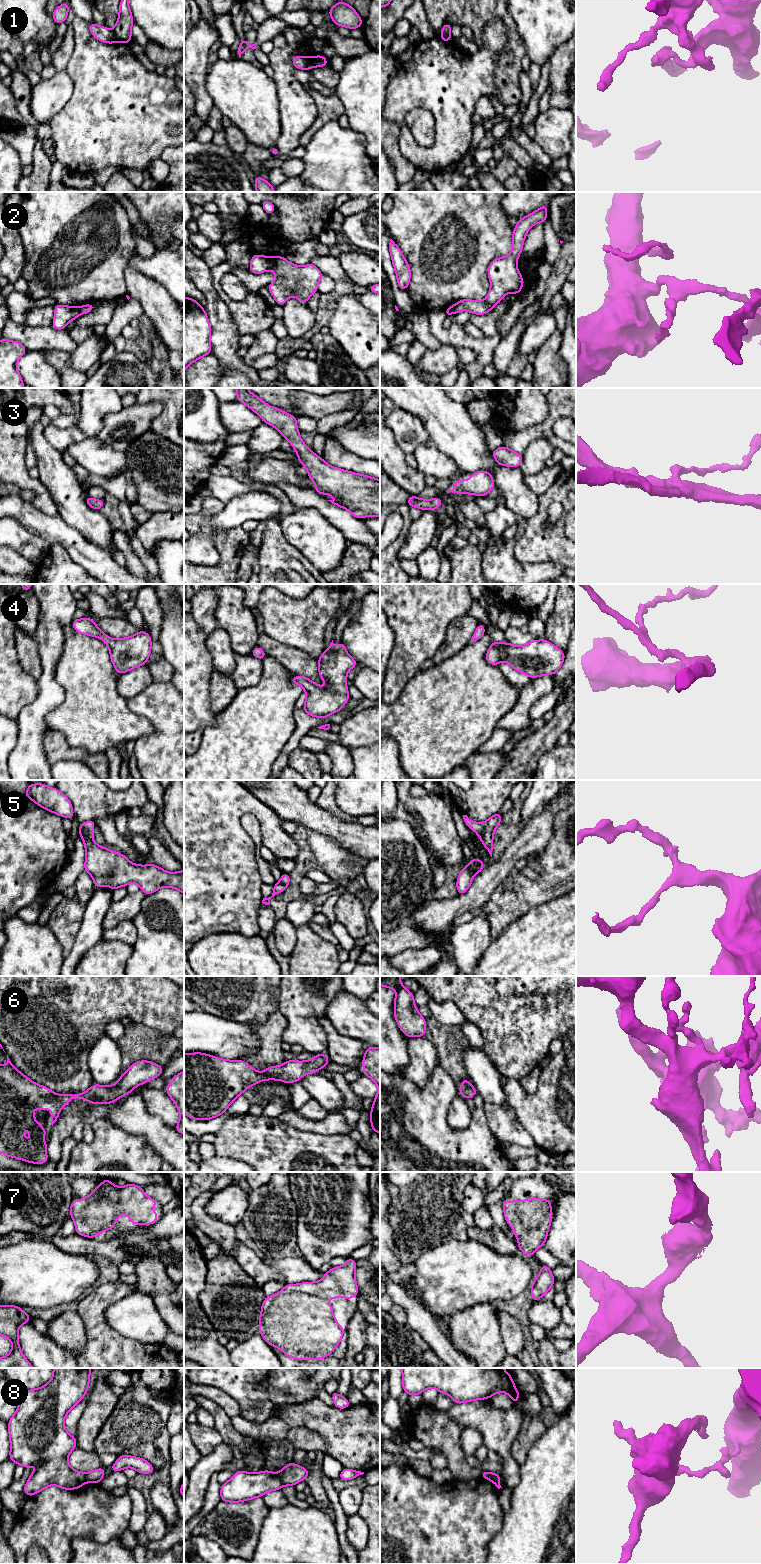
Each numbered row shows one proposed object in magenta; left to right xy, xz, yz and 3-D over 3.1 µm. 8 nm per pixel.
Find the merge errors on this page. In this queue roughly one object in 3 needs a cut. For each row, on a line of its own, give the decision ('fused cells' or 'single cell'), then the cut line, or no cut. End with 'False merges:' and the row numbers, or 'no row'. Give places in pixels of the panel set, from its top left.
1: fused cells | xy (112, 30), (116, 41)
2: fused cells | xz (276, 257), (275, 264), (271, 268)
3: single cell | no cut
4: single cell | no cut
5: single cell | no cut
6: single cell | no cut
7: single cell | no cut
8: fused cells | xz (277, 1475), (283, 1484)
False merges: 1, 2, 8

